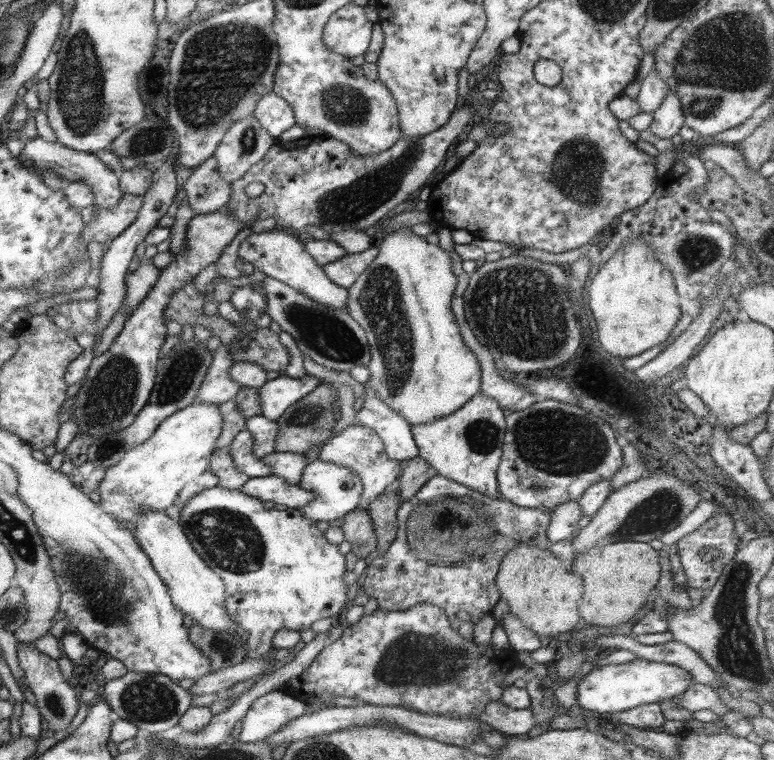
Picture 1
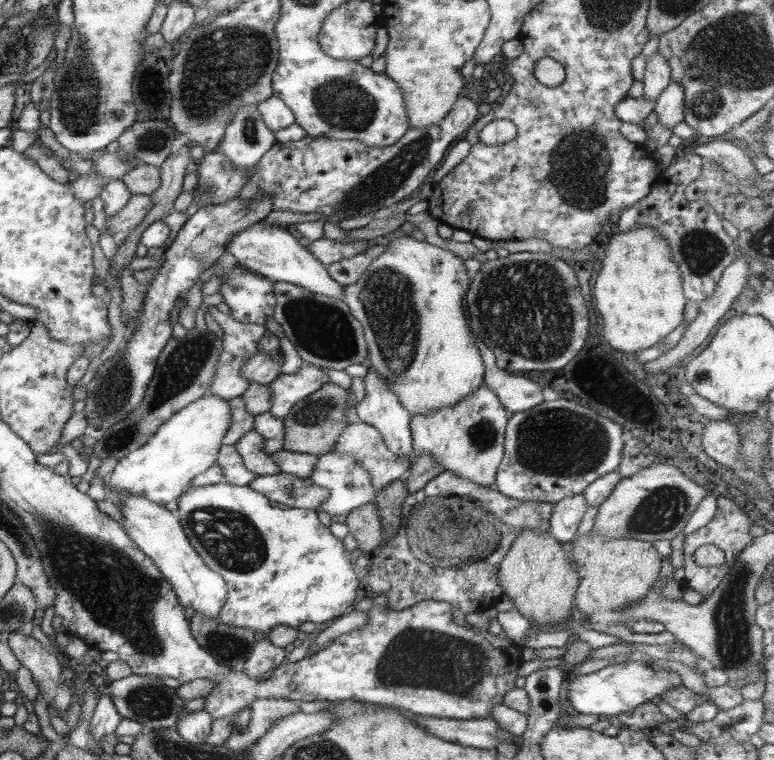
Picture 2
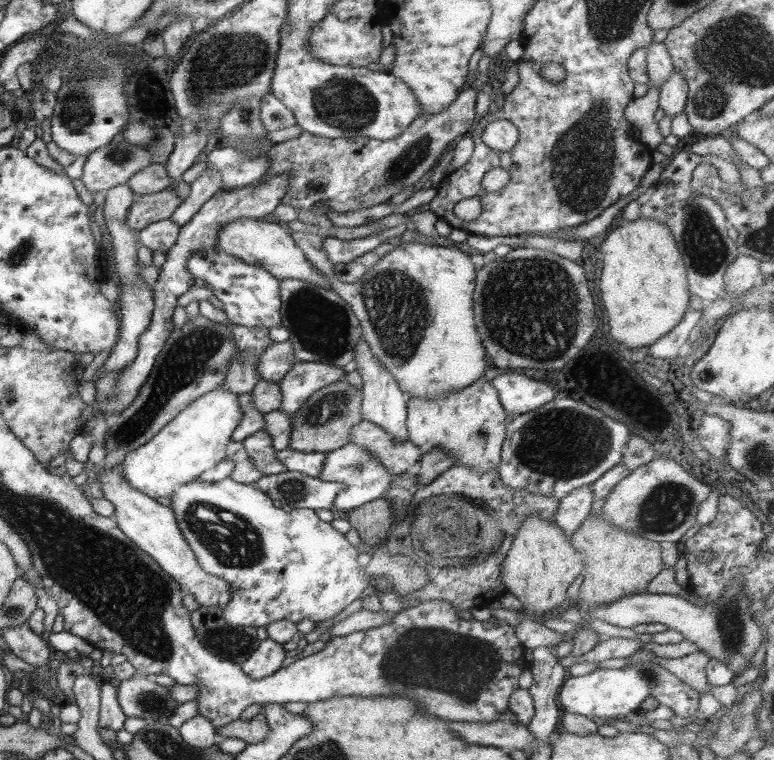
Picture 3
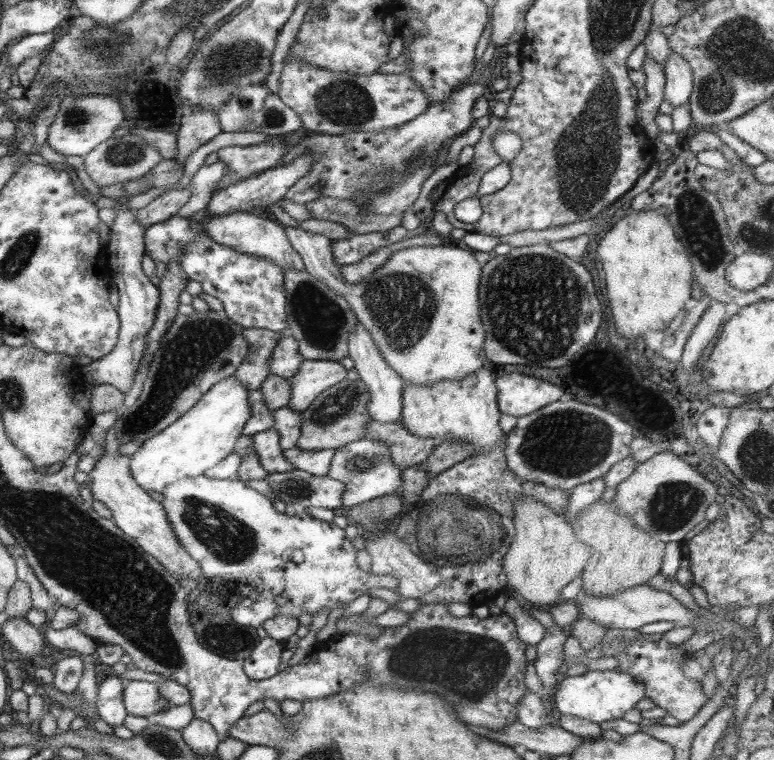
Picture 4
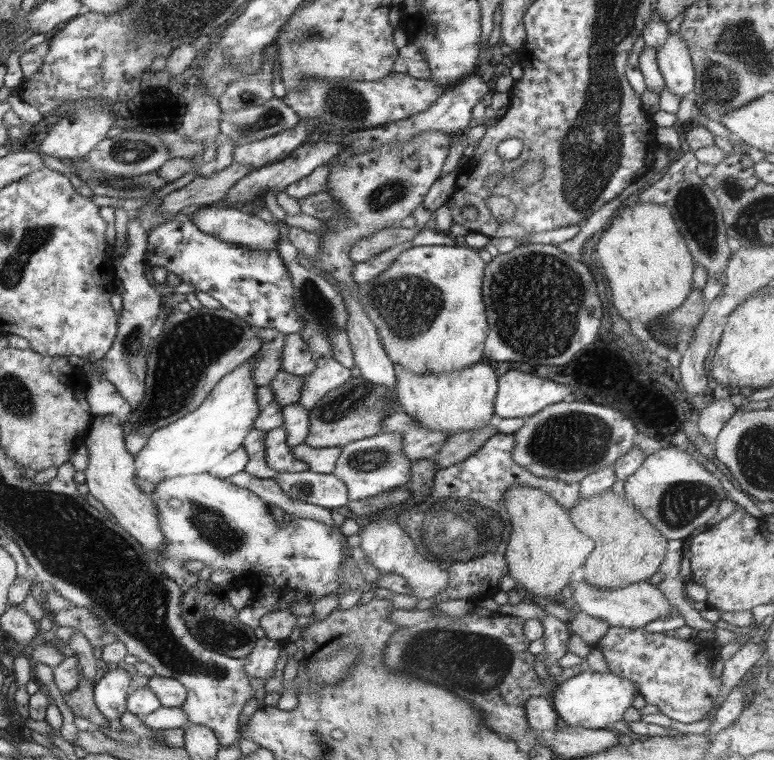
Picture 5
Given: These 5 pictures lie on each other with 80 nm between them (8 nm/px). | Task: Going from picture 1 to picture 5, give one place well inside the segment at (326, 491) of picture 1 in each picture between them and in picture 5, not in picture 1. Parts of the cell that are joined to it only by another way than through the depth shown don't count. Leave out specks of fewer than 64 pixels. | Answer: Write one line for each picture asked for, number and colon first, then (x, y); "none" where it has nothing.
2: (350, 485)
3: (365, 478)
4: (365, 467)
5: (370, 465)

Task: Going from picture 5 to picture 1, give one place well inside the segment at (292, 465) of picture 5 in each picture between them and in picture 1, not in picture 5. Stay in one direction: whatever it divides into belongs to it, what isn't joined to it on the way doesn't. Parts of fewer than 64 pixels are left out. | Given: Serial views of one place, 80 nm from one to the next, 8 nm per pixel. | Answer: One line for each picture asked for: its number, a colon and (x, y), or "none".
1: (240, 449)
2: (251, 446)
3: (259, 446)
4: (266, 444)

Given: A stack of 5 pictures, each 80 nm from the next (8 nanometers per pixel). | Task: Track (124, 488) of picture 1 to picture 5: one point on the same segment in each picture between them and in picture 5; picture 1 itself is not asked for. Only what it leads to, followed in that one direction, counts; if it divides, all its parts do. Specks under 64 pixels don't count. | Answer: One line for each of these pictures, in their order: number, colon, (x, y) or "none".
2: (187, 444)
3: (195, 441)
4: (207, 433)
5: (193, 444)

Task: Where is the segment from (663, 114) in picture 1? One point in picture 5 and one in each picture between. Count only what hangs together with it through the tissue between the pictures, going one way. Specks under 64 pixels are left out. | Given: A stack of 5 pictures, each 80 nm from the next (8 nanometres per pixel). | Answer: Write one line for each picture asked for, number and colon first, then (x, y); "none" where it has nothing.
2: (669, 105)
3: (674, 90)
4: (679, 85)
5: (673, 57)

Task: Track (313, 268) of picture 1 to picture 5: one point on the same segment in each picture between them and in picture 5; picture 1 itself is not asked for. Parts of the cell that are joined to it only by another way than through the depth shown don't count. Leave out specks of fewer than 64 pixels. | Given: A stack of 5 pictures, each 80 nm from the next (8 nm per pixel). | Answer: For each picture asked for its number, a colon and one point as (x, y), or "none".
2: (272, 251)
3: (258, 241)
4: (250, 233)
5: (230, 225)

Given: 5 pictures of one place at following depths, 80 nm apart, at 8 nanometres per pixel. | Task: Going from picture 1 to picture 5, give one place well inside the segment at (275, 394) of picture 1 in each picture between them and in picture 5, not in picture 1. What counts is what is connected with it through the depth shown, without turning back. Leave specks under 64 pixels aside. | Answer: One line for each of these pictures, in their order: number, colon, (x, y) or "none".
2: (288, 389)
3: (305, 378)
4: (314, 376)
5: (329, 374)

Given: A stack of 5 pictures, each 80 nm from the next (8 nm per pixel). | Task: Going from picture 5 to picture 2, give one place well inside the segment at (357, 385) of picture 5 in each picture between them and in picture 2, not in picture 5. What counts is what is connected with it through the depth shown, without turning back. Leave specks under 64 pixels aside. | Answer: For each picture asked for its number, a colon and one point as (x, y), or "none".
2: (313, 426)
3: (323, 424)
4: (339, 415)

